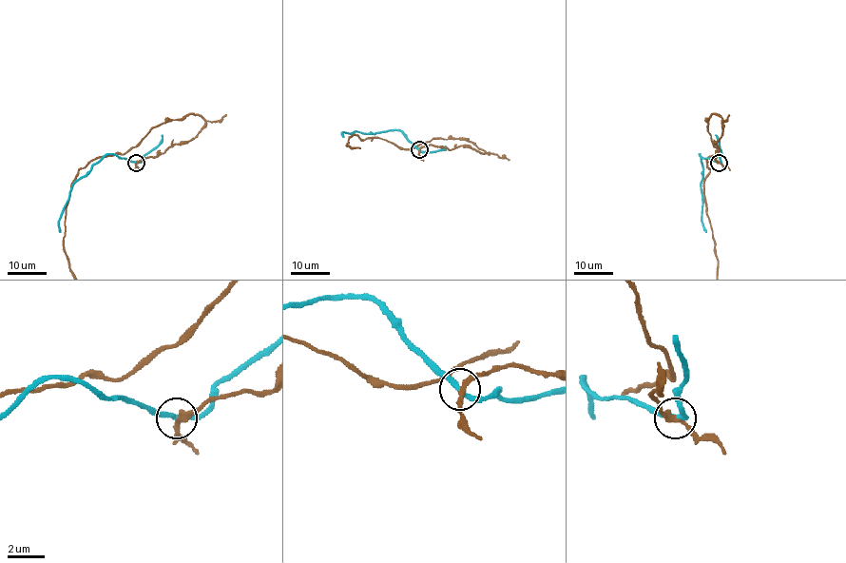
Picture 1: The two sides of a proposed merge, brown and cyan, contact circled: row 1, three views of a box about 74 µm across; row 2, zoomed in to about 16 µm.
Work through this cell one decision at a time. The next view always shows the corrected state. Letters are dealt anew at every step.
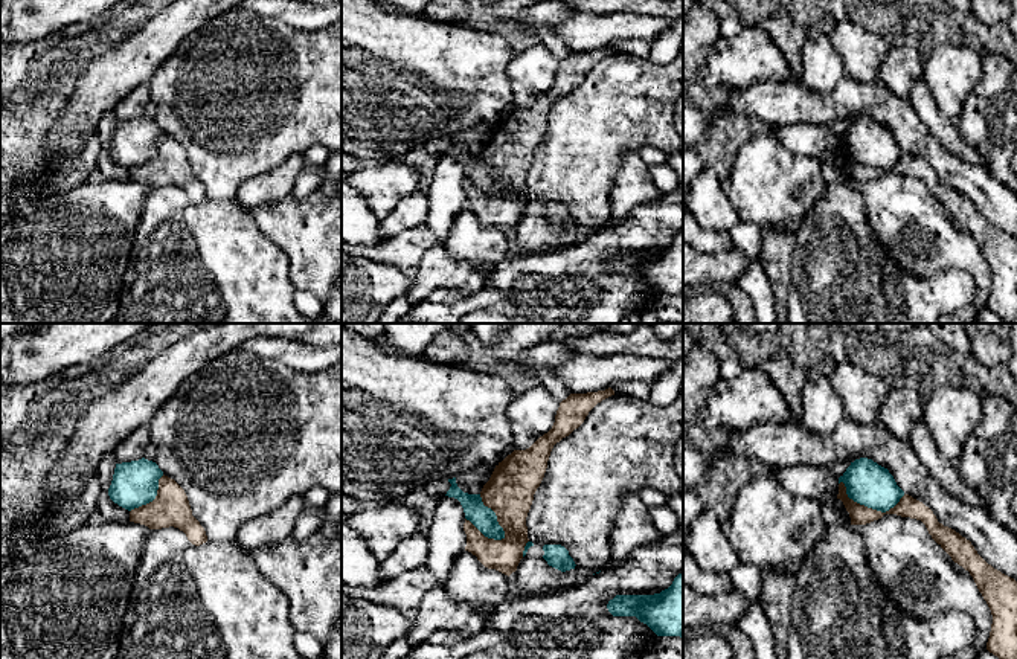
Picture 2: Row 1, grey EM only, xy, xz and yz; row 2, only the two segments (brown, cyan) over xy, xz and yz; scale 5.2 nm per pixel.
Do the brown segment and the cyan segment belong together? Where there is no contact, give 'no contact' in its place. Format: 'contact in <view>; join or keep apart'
contact in xz; keep apart

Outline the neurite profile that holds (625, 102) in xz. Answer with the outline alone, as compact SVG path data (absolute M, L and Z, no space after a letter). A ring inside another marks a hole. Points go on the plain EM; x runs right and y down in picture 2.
M614 52L598 61L578 87L557 101L526 175L528 197L534 203L517 224L520 250L515 255L573 247L607 227L611 223L610 194L624 156L639 154L643 146L682 153L674 121L682 93L683 53L668 64L656 64L650 58ZM544 203L564 204L576 224L566 230L549 224L543 217Z

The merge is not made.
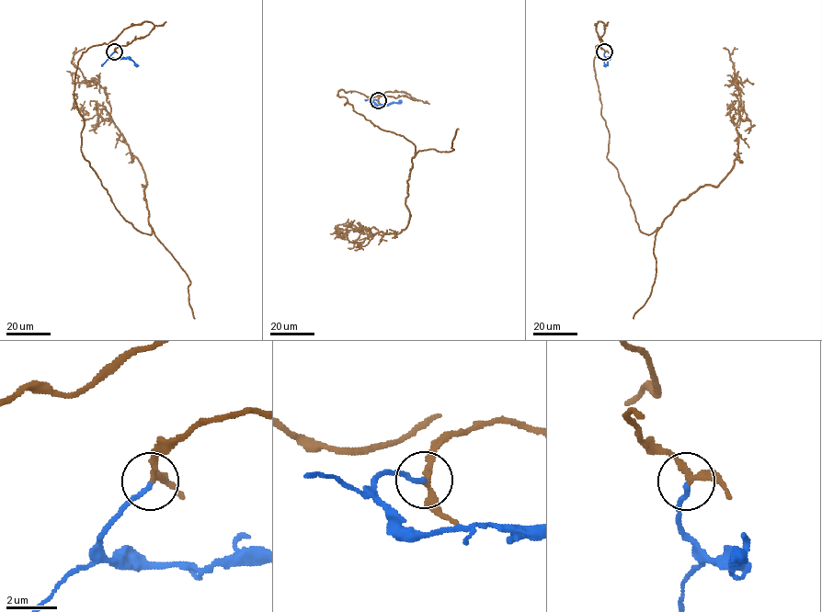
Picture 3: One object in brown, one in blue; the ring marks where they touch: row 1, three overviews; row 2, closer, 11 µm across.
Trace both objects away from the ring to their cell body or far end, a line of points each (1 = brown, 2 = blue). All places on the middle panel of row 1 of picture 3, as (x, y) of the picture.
1: (378, 100), (417, 99), (337, 95), (414, 145), (409, 221), (369, 236), (335, 228), (348, 219)
2: (378, 100), (373, 100), (377, 105), (398, 103), (401, 99)

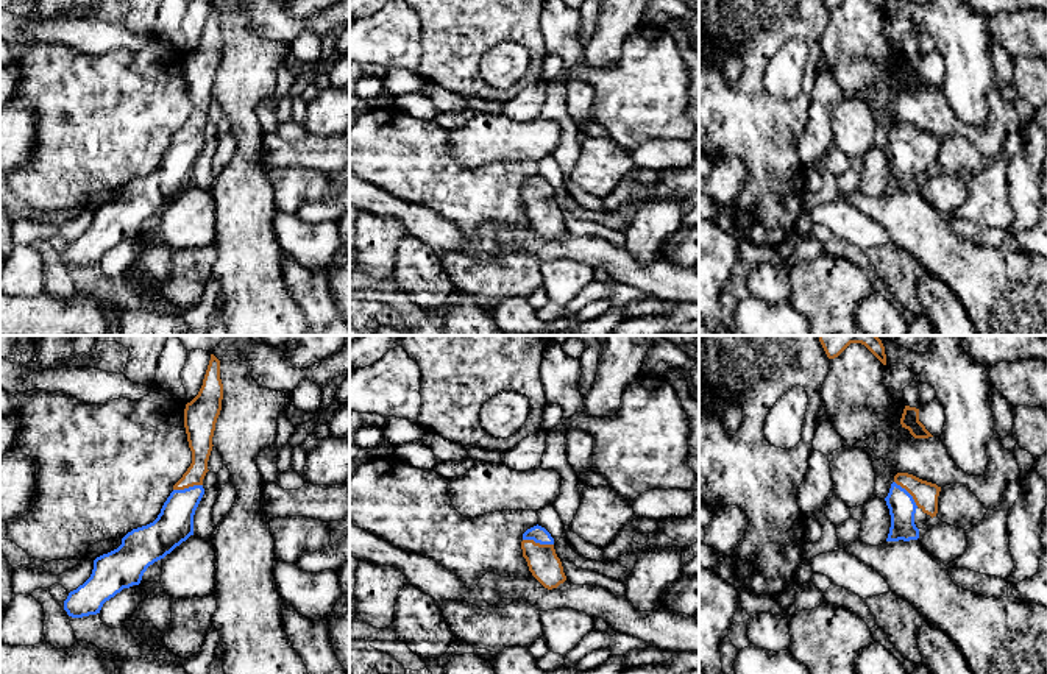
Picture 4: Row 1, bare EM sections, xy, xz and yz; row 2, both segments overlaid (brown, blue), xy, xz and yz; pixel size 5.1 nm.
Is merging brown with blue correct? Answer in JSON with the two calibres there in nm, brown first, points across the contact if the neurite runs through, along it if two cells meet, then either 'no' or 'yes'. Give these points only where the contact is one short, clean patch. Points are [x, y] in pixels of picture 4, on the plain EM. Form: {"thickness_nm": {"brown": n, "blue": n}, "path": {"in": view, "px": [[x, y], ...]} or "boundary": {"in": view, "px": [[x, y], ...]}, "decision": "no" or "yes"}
{"thickness_nm": {"brown": 160, "blue": 90}, "path": {"in": "xz", "px": [[543, 214], [539, 194], [539, 184]]}, "decision": "yes"}

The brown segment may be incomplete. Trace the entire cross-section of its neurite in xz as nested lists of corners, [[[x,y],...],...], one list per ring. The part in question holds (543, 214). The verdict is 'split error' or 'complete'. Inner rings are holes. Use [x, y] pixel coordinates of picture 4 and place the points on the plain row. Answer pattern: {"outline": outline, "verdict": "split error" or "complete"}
{"outline": [[[534,176],[523,184],[523,208],[532,226],[548,240],[566,231],[560,209],[554,200],[554,189],[541,178]]], "verdict": "split error"}

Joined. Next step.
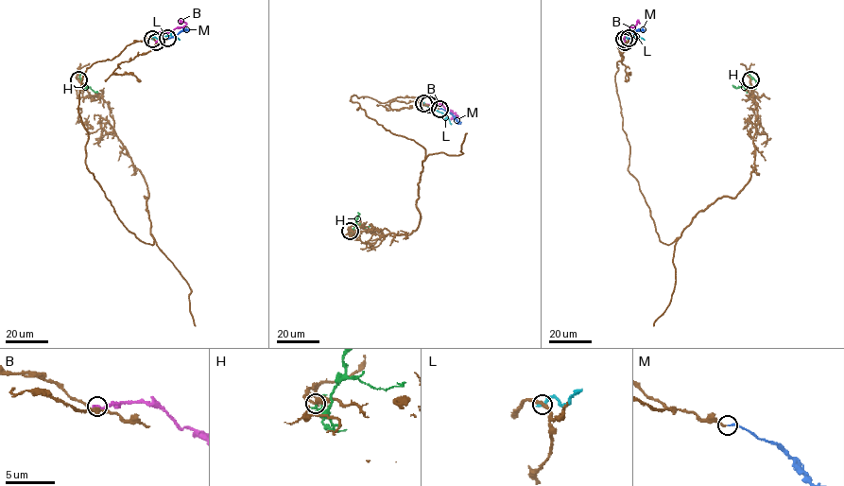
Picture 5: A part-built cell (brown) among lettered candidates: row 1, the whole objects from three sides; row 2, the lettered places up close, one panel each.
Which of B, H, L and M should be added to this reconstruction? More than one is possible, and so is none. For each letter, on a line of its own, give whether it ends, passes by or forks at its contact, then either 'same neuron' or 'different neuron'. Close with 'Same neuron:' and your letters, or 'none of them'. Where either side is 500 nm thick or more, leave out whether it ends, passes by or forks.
B: it ends | different neuron
H: it ends | different neuron
L: it ends | different neuron
M: it ends | same neuron
Same neuron: M

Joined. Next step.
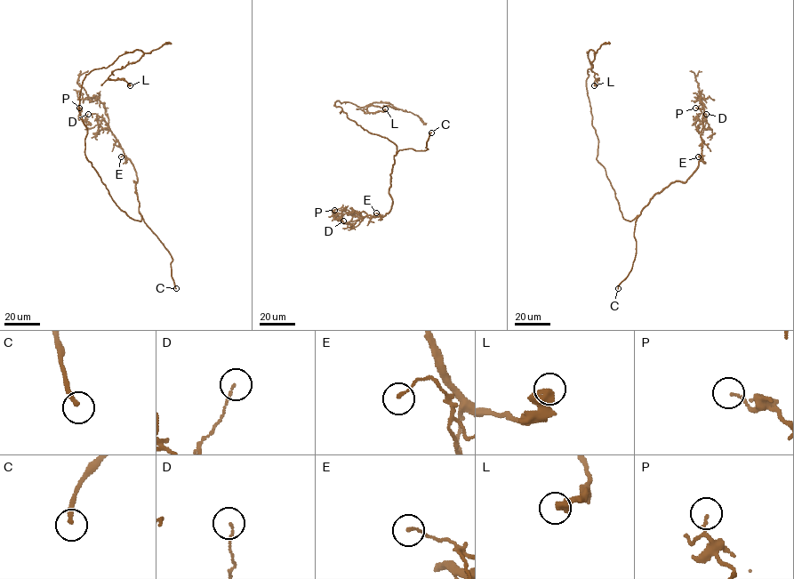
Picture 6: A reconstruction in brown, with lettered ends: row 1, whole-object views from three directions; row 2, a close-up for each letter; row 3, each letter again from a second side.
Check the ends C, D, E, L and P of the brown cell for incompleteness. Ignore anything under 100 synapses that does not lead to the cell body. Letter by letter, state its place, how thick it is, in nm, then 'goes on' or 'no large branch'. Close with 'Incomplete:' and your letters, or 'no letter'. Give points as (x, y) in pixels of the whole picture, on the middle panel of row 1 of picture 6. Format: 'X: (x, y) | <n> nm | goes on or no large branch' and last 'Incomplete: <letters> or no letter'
C: (431, 132) | 200 nm | goes on
D: (343, 221) | 90 nm | no large branch
E: (376, 213) | 110 nm | no large branch
L: (385, 108) | 500 nm | no large branch
P: (334, 210) | 130 nm | no large branch
Incomplete: C

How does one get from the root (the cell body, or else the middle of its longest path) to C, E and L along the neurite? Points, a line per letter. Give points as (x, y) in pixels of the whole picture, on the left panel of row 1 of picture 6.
C: (108, 188), (116, 205), (130, 217), (140, 221), (142, 217), (168, 251), (172, 259), (171, 275), (176, 288)
E: (108, 188), (120, 209), (141, 221), (136, 172), (128, 158), (121, 156)
L: (108, 188), (84, 153), (82, 82), (92, 70), (140, 50), (138, 60), (108, 77), (130, 85)

